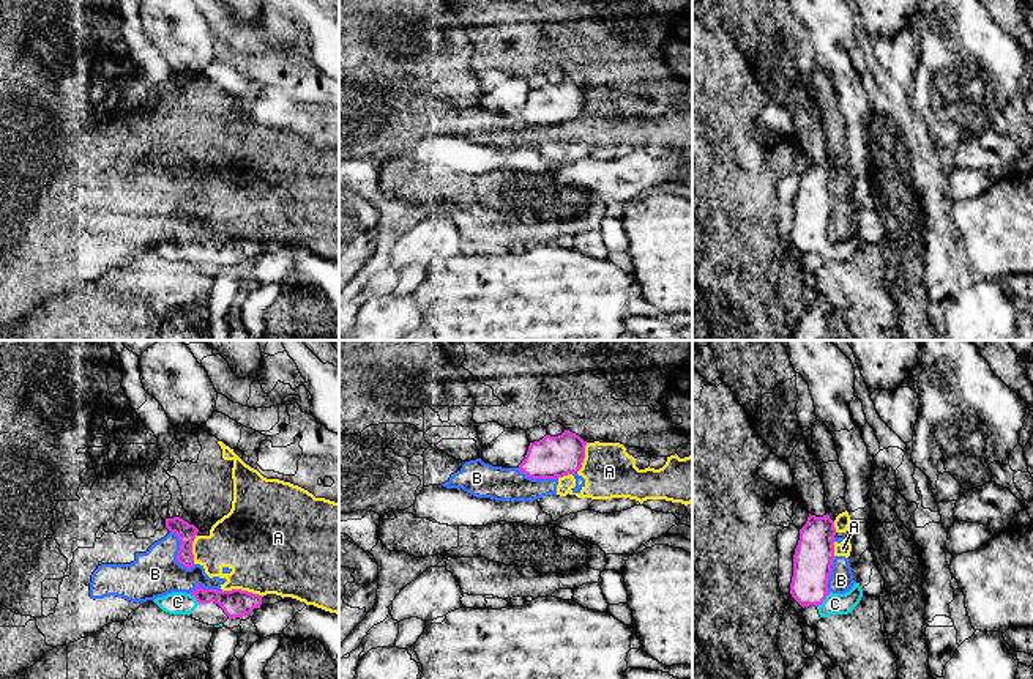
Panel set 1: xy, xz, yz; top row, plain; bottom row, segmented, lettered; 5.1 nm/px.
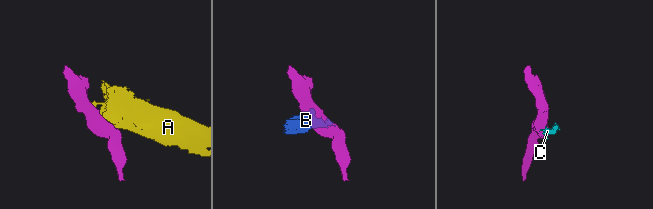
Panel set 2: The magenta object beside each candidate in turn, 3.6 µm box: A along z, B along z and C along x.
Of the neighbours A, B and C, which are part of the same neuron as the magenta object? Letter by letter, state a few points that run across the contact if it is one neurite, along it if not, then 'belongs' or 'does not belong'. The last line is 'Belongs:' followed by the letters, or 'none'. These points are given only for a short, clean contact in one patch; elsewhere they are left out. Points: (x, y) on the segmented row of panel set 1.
A: does not belong
B: does not belong
C: yz (814, 555), (814, 589), (824, 599), (835, 604) | belongs
Belongs: C

